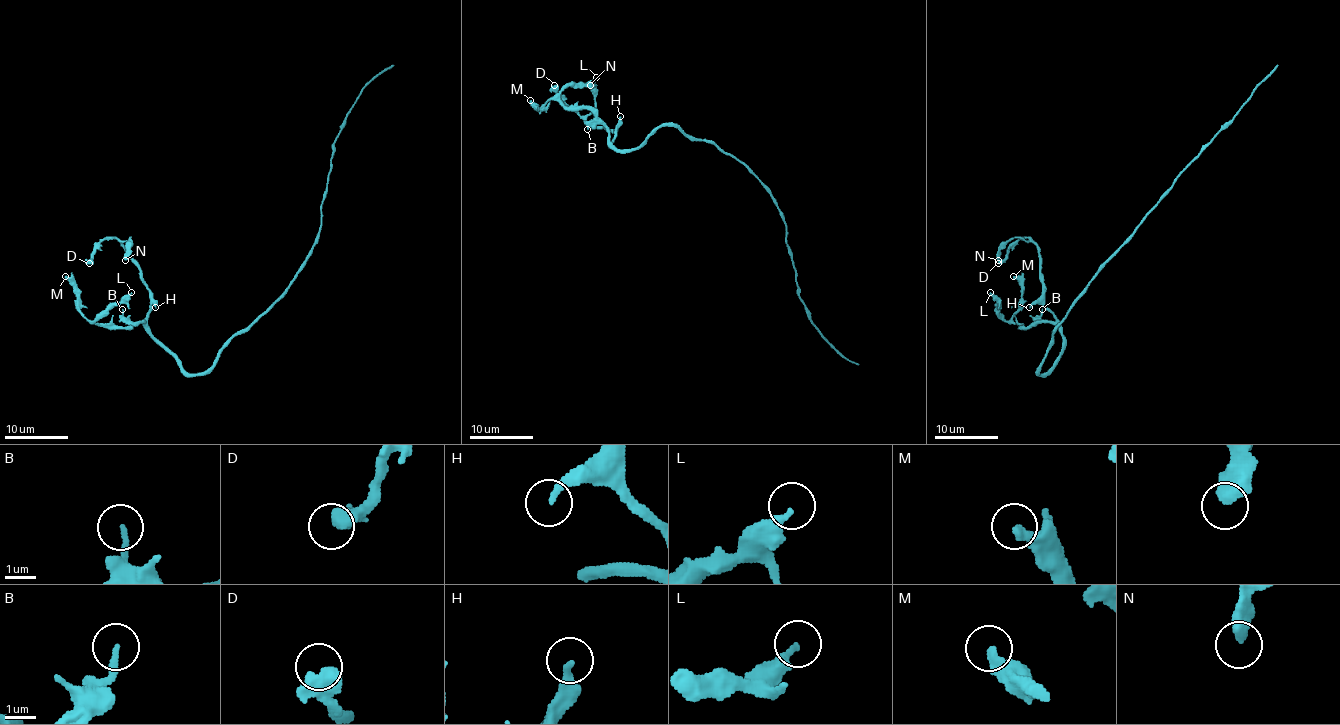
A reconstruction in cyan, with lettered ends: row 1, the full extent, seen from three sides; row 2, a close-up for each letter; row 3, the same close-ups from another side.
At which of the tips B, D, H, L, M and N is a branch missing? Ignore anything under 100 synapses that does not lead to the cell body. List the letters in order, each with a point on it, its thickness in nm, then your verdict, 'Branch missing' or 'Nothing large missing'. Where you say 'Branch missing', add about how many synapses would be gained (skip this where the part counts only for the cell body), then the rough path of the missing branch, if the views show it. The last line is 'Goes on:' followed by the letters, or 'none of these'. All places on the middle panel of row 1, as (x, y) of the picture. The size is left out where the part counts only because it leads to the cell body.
B: Place: (587, 129). Thickness 180 nm. Nothing large missing
D: Place: (554, 85). Thickness 650 nm. Nothing large missing
H: Place: (620, 116). Thickness 240 nm. Nothing large missing
L: Place: (596, 77). Thickness 240 nm. Nothing large missing
M: Place: (530, 100). Thickness 360 nm. Nothing large missing
N: Place: (590, 85). Thickness 480 nm. Nothing large missing
Goes on: none of these

